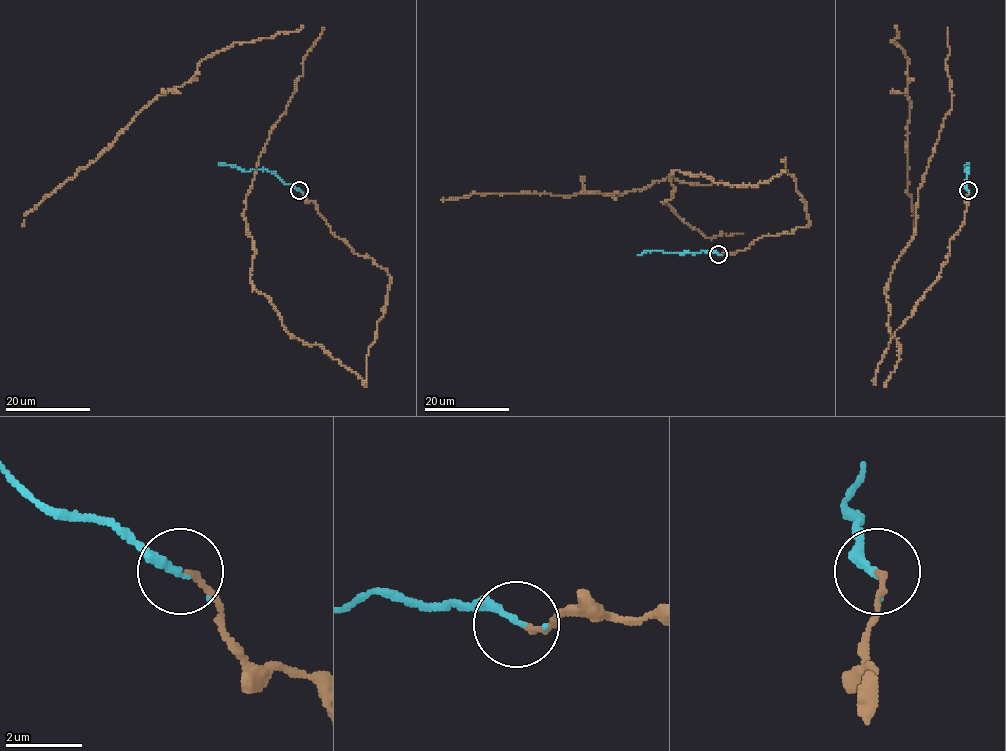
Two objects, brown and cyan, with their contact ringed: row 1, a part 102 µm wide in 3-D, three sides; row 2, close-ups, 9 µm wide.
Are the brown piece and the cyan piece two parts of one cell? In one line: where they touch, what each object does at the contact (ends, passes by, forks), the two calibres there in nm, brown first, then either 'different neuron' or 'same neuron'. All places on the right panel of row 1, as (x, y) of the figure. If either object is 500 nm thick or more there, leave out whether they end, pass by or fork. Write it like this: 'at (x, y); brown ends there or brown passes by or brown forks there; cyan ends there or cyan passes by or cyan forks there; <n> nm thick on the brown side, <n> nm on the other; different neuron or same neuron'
at (968, 190); brown ends there; cyan ends there; 150 nm thick on the brown side, 200 nm on the other; same neuron

